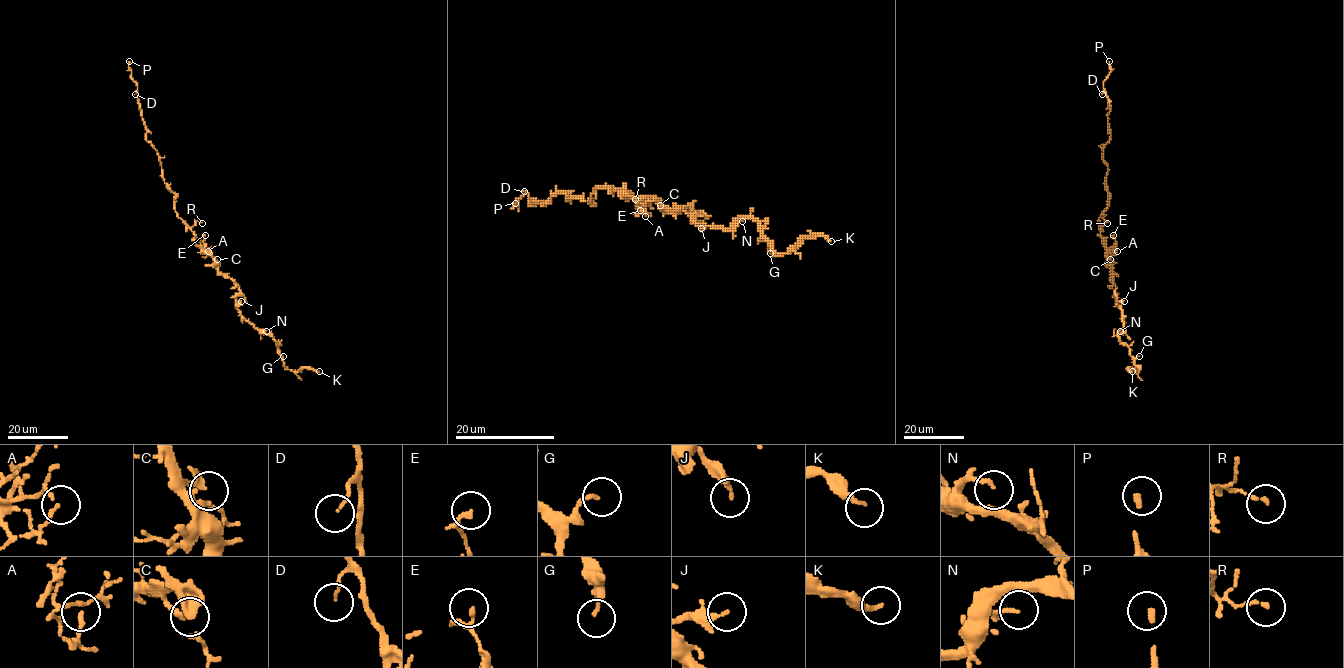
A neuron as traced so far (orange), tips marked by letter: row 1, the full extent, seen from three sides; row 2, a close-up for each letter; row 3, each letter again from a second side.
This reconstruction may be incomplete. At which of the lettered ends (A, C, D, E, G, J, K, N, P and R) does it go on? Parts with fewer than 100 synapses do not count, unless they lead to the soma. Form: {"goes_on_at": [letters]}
{"goes_on_at": ["P"]}

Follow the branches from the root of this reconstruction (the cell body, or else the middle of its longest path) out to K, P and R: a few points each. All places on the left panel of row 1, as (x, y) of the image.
K: (198, 246), (237, 285), (239, 313), (276, 341), (283, 364), (293, 371), (304, 368), (319, 371)
P: (198, 246), (194, 232), (175, 211), (175, 194), (165, 182), (157, 150), (146, 138), (129, 61)
R: (198, 246), (190, 227), (196, 220), (202, 223)

